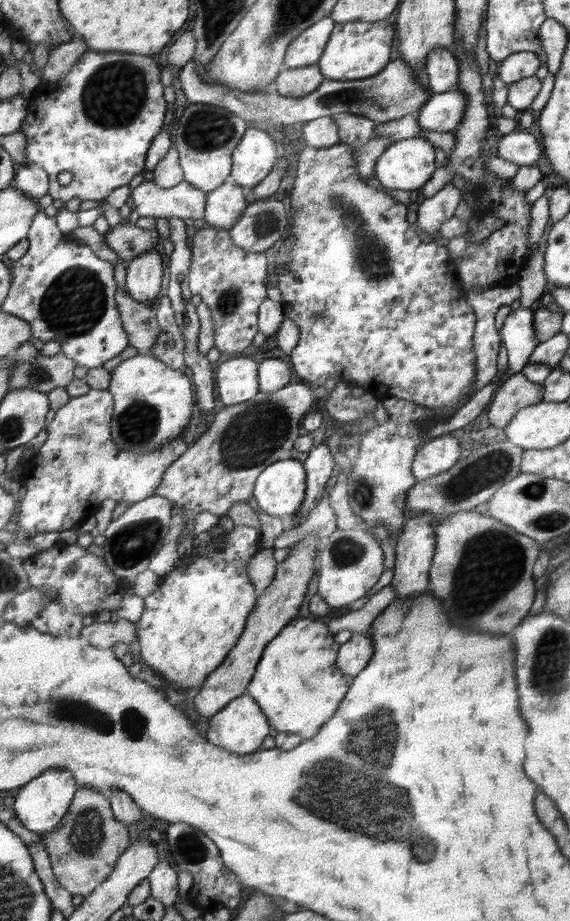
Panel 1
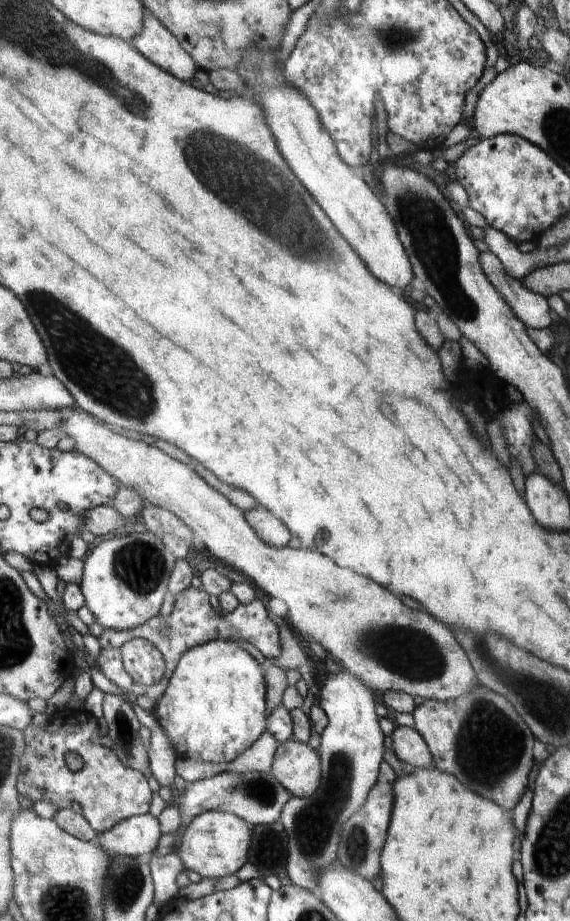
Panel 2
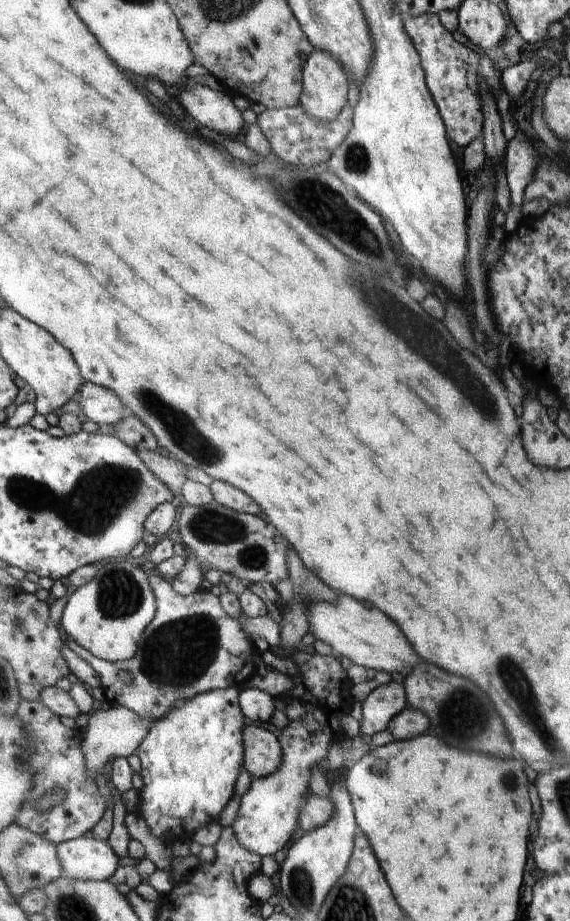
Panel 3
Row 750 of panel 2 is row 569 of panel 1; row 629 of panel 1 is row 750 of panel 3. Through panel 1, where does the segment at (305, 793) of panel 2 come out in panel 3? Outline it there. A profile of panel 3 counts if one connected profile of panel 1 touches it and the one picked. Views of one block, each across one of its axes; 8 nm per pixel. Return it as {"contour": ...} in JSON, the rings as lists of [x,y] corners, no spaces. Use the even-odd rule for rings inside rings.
{"contour":[[[247,722],[244,730],[244,768],[253,780],[269,777],[284,760],[284,747],[279,738],[260,725]]]}

